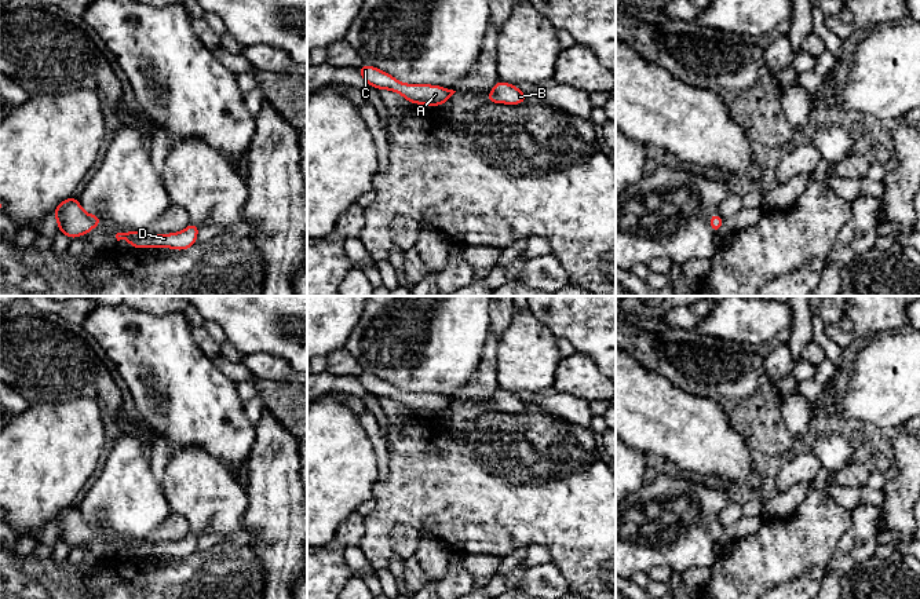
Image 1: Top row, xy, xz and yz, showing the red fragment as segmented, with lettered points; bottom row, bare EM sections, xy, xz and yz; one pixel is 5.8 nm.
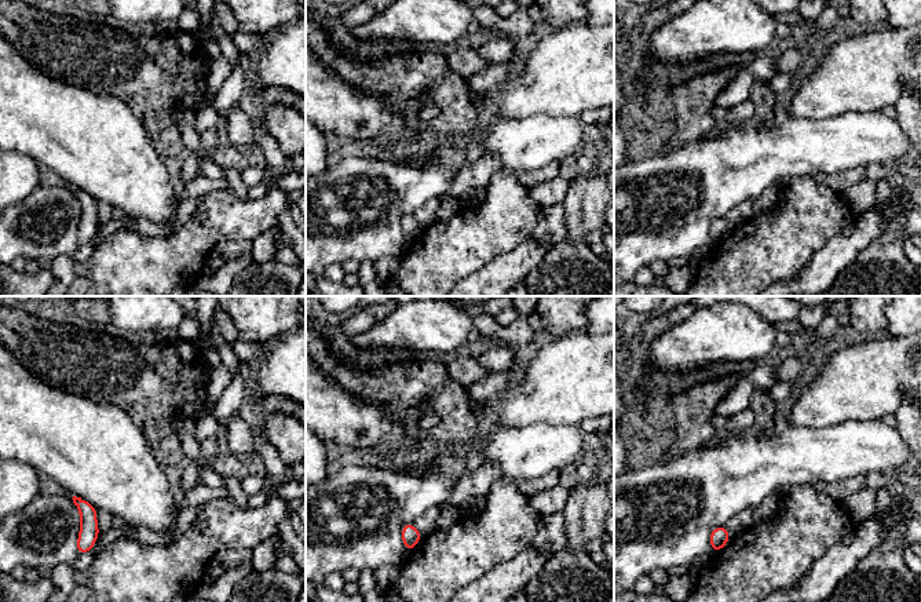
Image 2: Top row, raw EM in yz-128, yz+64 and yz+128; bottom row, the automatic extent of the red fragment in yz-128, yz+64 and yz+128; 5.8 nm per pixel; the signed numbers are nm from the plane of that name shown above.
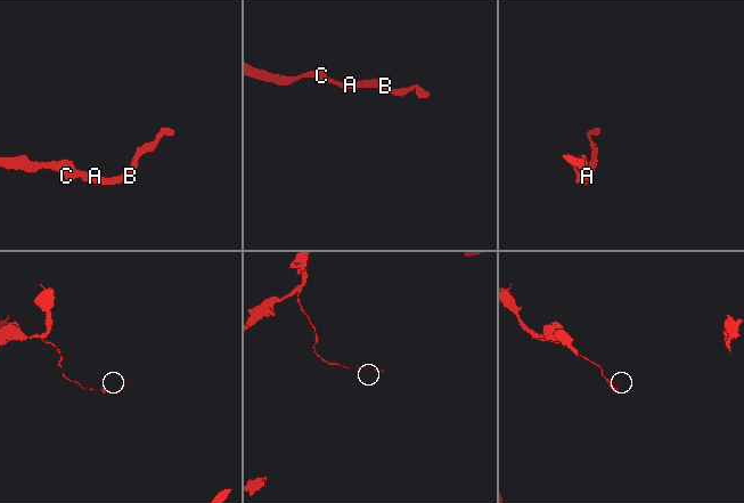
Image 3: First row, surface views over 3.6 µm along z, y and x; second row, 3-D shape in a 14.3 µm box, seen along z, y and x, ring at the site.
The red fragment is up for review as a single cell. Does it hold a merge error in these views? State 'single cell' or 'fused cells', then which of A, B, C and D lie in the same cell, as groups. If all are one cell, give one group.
single cell | A B C D

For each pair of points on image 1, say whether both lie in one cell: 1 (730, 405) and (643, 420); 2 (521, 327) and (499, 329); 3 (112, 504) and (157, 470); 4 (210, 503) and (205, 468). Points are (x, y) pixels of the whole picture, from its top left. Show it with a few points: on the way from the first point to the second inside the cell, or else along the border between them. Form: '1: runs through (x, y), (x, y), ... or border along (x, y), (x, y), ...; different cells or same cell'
1: border along (690, 394), (711, 398), (727, 417); different cells
2: border along (514, 310), (510, 325), (499, 336); different cells
3: border along (149, 464), (153, 478), (160, 485); different cells
4: runs through (208, 495), (205, 492), (205, 477); same cell

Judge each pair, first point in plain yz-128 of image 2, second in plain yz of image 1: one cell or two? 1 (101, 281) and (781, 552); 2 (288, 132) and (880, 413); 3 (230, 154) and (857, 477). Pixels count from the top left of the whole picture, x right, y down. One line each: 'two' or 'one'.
1: one
2: two
3: one

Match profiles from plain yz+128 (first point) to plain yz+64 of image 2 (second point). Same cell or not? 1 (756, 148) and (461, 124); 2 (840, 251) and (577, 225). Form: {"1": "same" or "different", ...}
{"1": "different", "2": "different"}

